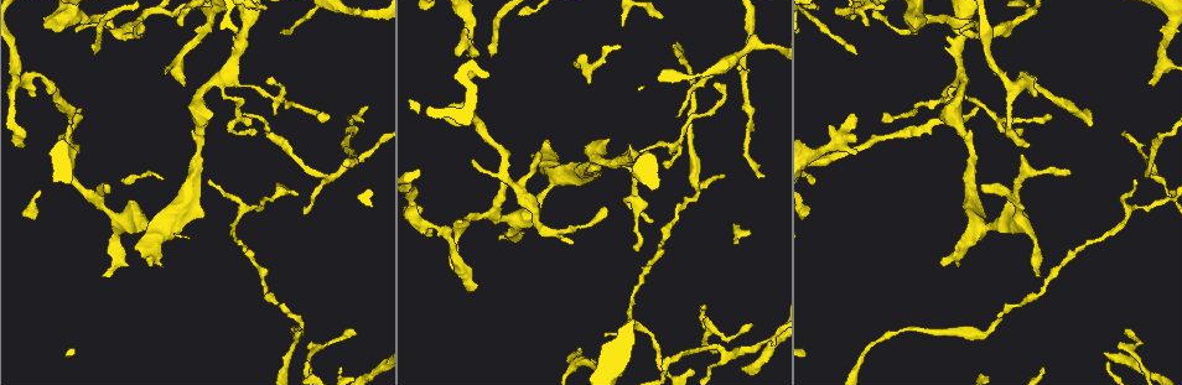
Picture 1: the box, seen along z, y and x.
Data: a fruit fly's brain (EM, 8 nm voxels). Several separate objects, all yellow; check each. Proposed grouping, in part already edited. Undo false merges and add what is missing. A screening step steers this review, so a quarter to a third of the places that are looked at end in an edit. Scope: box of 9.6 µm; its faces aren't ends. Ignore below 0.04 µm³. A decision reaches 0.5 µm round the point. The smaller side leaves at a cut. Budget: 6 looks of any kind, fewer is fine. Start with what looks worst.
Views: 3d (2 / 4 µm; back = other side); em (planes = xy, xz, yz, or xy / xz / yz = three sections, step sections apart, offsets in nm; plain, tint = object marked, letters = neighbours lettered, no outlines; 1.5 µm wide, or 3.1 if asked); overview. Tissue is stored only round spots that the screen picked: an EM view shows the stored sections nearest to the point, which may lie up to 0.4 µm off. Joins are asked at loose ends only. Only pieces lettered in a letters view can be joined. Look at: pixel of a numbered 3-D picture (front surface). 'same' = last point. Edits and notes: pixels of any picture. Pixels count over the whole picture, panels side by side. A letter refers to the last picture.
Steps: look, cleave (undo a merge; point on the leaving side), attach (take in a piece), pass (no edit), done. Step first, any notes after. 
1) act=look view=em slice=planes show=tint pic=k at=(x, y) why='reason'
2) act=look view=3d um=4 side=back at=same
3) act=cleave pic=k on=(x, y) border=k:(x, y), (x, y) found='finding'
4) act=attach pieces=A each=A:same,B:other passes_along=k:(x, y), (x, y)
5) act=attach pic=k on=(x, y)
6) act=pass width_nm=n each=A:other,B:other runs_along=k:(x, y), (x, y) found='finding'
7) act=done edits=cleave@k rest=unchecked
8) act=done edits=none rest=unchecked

act=look view=em slice=xz step=8 show=letters pic=1 at=(1153, 86) why='free end'

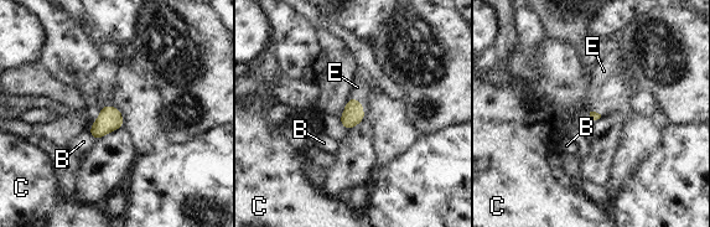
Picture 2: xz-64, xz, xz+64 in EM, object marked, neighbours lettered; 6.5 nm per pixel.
act=look view=em slice=planes show=letters at=same why='cut it another way'

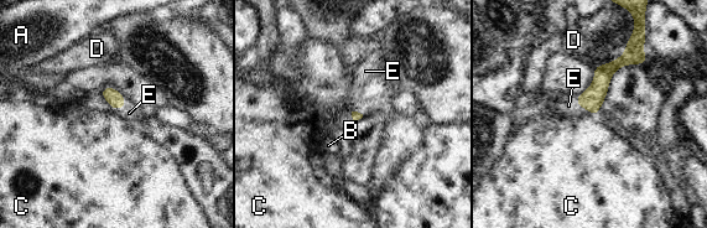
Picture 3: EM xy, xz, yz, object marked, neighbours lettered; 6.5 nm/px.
act=attach pic=3 on=(568, 105) each=A:other,B:other,C:other,D:other,E:same passes_along=3:(592, 99), (577, 103), (568, 105) found='it goes on there'

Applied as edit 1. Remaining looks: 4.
act=look view=overview why='see it whole again'

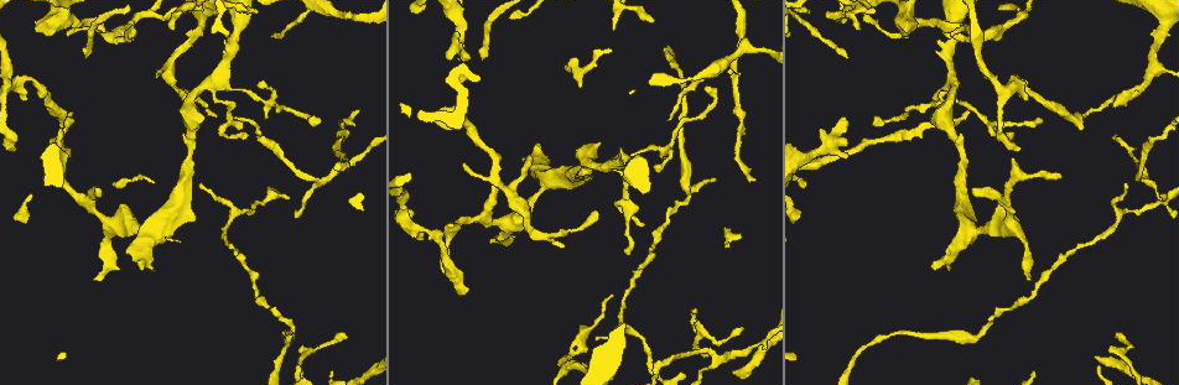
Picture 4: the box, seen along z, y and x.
act=look view=em slice=planes show=letters pic=4 at=(465, 165) why='an open end'

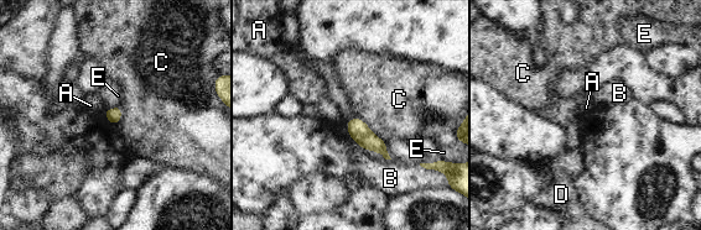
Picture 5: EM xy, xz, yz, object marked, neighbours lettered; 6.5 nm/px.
act=pass each=A:other,B:other,C:other,D:other,E:other border=5:(356, 116), (384, 141) found='no lettered piece goes on from it'

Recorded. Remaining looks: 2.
act=done edits=attach@3 rest=unchecked

